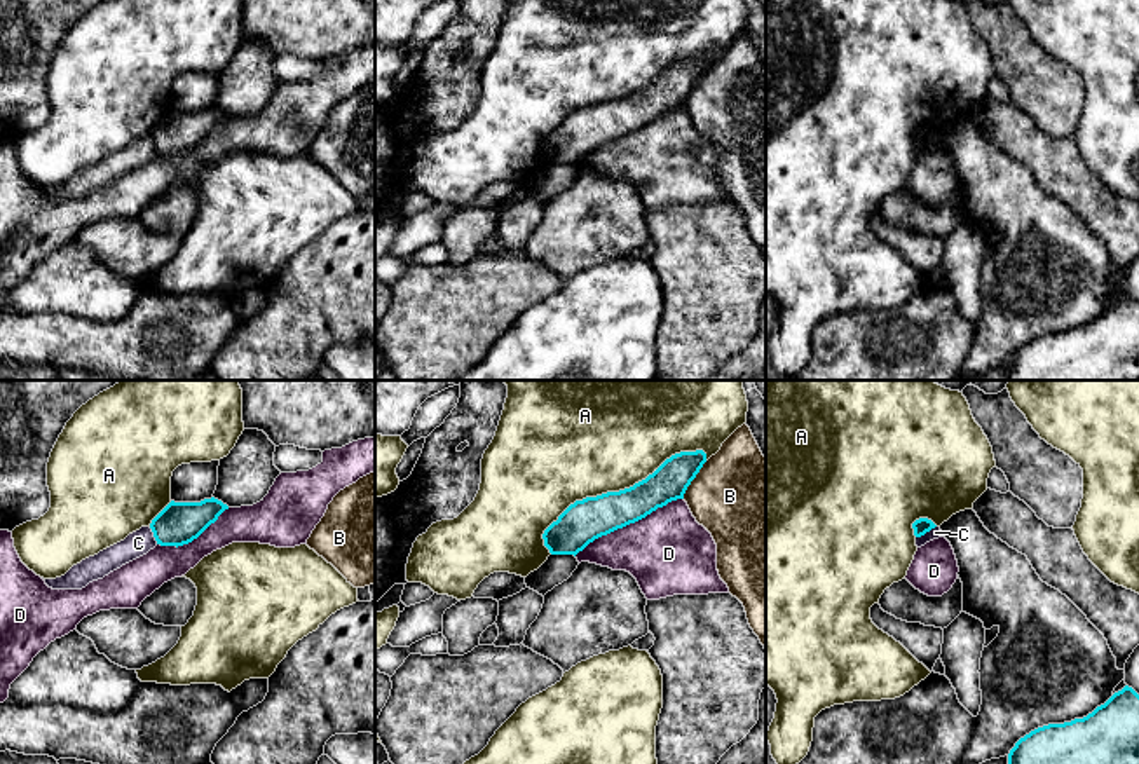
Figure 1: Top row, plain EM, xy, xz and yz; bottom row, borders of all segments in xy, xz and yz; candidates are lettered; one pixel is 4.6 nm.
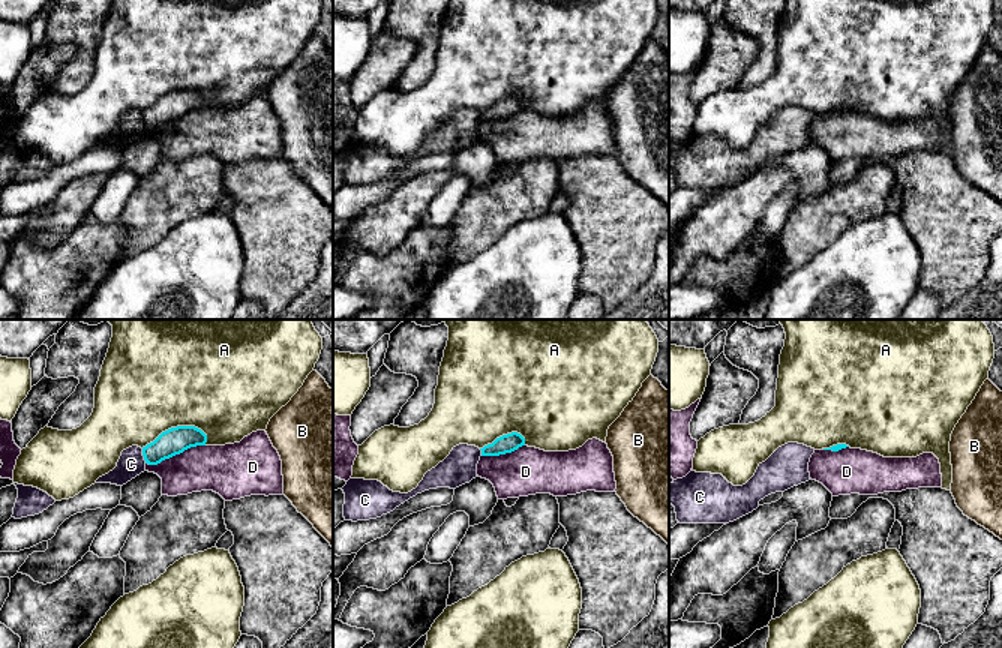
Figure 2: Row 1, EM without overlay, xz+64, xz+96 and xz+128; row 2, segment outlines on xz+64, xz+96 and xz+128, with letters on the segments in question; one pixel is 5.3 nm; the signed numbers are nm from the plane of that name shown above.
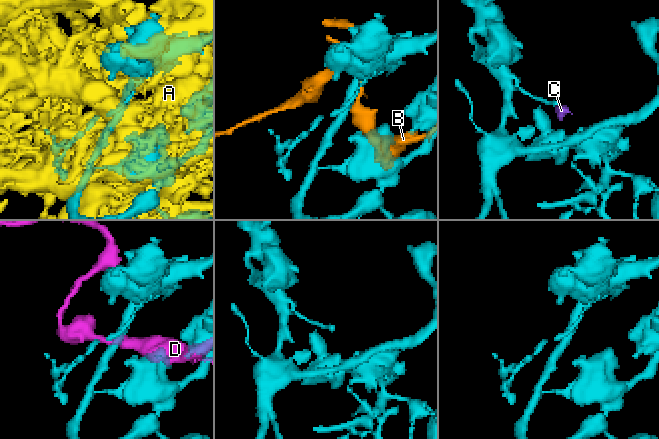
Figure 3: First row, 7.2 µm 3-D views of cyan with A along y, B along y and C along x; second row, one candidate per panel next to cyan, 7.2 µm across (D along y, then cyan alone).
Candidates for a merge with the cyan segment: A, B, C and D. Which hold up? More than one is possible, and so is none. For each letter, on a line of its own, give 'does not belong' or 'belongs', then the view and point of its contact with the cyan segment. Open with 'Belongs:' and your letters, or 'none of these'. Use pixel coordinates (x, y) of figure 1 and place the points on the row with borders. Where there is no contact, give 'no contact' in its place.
Belongs: none of these
A: does not belong | xz (620, 491)
B: does not belong | xz (693, 478)
C: does not belong | yz (925, 532)
D: does not belong | xz (628, 524)

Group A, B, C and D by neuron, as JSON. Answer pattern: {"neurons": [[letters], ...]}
{"neurons": [["A"], ["B"], ["C"], ["D"]]}

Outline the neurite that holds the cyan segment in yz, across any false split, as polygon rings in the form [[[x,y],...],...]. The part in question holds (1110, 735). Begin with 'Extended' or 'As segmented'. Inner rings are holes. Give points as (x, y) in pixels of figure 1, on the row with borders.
As segmented. [[[1125,686],[1083,719],[1031,731],[1010,750],[1008,764],[1139,764],[1139,694]]]

